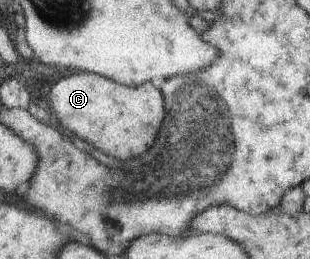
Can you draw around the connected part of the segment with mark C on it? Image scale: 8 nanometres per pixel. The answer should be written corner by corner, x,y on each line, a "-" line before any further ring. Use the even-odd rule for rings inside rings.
86,71
69,75
57,81
51,86
49,97
51,106
49,111
57,117
63,129
74,132
76,136
86,140
83,143
92,144
98,150
102,150
104,154
117,158
124,163
143,155
154,144
156,134
158,134
158,130
162,126
162,120
166,116
164,98
162,98
160,90
156,90
150,82
129,87
109,78
104,78
99,74

